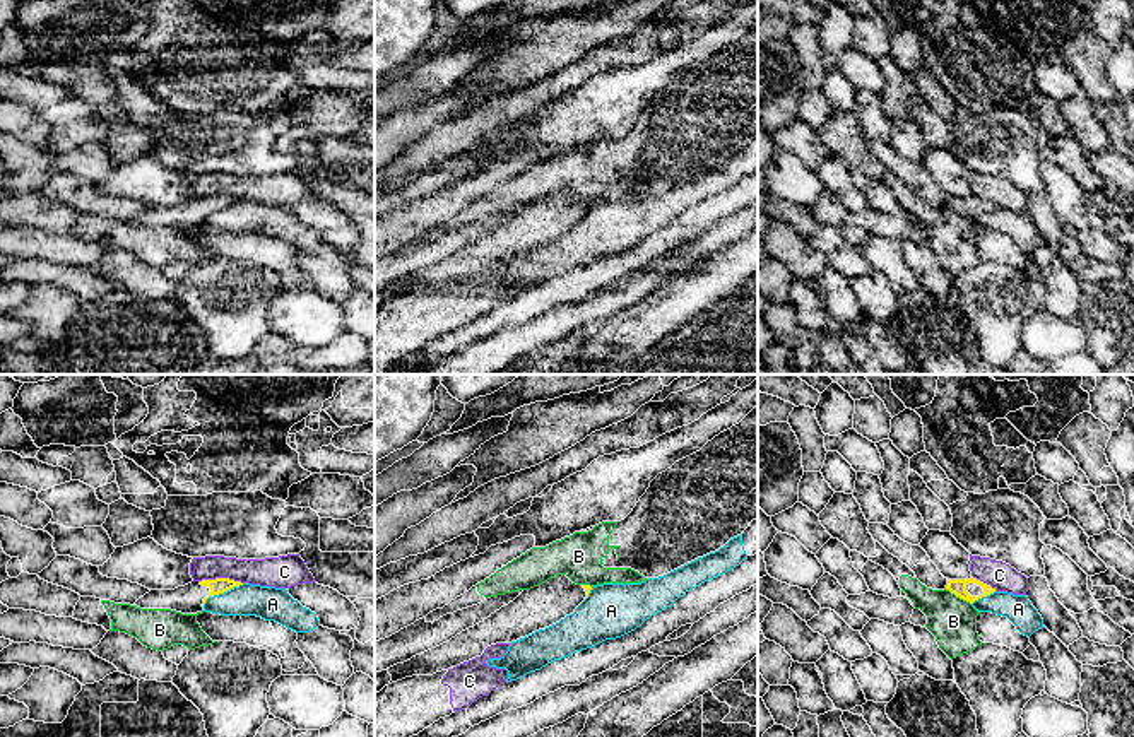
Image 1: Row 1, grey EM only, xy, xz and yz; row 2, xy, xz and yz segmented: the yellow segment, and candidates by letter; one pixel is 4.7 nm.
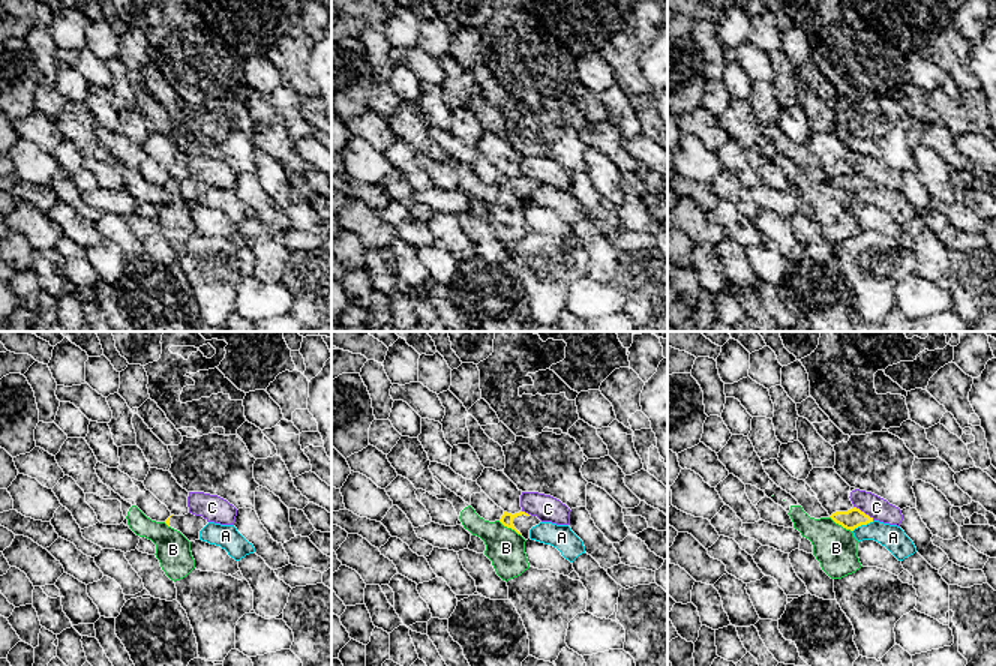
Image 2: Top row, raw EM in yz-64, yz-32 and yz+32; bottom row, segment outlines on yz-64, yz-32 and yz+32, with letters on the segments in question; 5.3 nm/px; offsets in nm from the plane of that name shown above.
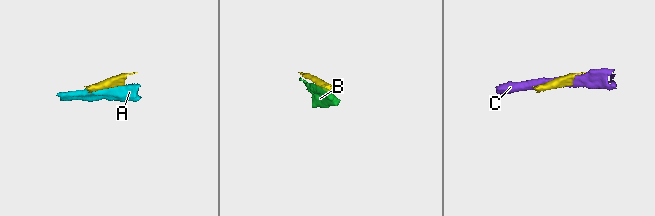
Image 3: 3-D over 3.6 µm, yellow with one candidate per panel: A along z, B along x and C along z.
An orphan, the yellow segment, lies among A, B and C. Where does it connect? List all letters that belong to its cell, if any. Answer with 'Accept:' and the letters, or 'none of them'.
Accept: none of them

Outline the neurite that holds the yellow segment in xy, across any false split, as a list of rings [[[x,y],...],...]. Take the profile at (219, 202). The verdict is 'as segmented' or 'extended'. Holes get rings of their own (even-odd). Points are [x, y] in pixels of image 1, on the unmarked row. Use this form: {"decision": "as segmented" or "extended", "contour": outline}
{"decision": "extended", "contour": [[[229,195],[192,198],[174,207],[151,207],[133,222],[140,226],[171,226],[181,231],[197,231],[204,227],[204,221],[209,214],[224,210],[239,202],[243,200]]]}

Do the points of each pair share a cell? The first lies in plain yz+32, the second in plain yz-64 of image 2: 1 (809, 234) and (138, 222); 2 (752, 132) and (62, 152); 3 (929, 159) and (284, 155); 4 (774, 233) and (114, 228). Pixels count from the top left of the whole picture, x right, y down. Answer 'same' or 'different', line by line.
1: same
2: different
3: different
4: same

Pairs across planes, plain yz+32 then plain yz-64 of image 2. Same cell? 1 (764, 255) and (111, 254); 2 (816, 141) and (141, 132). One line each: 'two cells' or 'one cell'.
1: one cell
2: two cells

